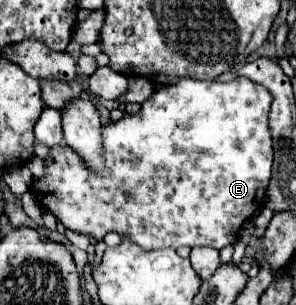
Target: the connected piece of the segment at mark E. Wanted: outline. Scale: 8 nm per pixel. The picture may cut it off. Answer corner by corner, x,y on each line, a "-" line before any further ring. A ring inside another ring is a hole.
236,77
228,83
218,83
218,81
200,81
200,79
180,79
180,83
176,85
166,85
158,91
154,91
154,95
150,99
146,99
140,107
138,113
134,115
124,115
120,121
112,121
108,125
102,127
102,147
104,147
104,171
96,173
90,171
84,163
84,159
72,151
66,143
54,145
48,153
48,157
44,159
44,167
46,167
46,177
44,179
36,179
32,181
30,191
36,195
38,203
44,205
46,209
50,209
58,221
62,221
62,225
70,231
76,233
86,233
90,237
94,237
96,241
102,241
108,233
118,233
128,237
132,243
140,245
146,251
154,251
154,249
164,249
164,247
172,247
178,249
182,245
188,247
212,247
212,249
222,249
230,243
238,241
238,231
244,227
244,223
250,221
250,217
254,217
262,205
264,205
264,193
270,181
270,169
272,169
272,139
270,139
270,131
268,131
268,113
270,113
270,103
272,103
272,95
266,87
246,79
246,77

